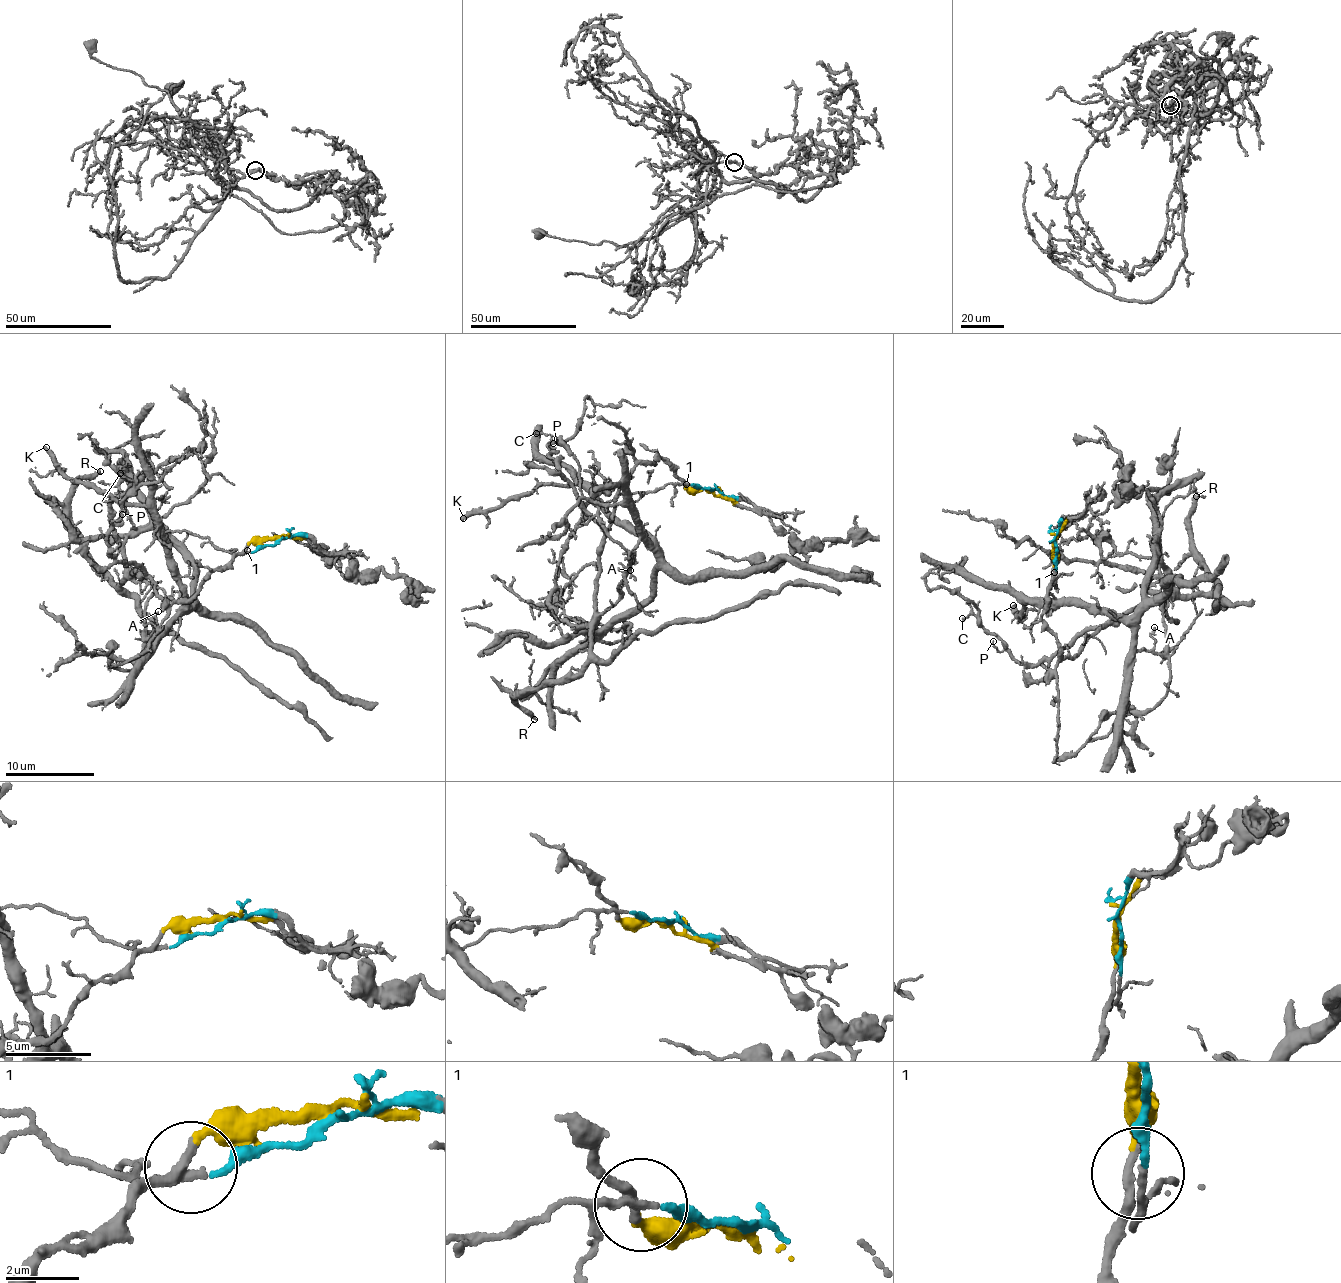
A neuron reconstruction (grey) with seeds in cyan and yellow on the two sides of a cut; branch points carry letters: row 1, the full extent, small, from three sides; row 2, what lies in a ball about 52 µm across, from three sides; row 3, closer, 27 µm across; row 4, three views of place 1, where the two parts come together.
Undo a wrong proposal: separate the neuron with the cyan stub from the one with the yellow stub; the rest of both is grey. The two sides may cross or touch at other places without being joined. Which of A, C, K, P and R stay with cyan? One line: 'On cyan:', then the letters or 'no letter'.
On cyan: A, K

